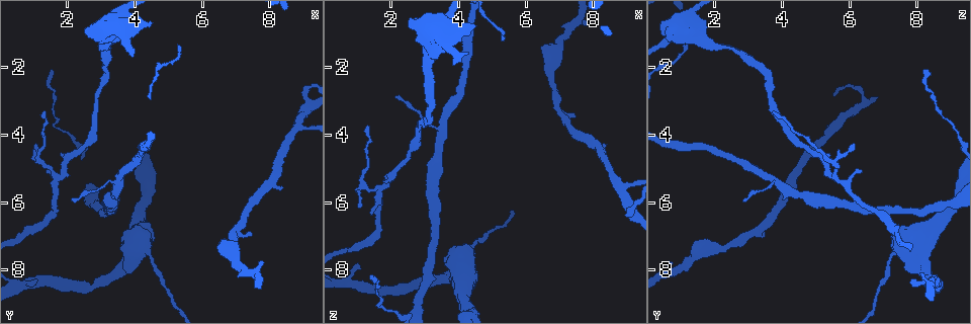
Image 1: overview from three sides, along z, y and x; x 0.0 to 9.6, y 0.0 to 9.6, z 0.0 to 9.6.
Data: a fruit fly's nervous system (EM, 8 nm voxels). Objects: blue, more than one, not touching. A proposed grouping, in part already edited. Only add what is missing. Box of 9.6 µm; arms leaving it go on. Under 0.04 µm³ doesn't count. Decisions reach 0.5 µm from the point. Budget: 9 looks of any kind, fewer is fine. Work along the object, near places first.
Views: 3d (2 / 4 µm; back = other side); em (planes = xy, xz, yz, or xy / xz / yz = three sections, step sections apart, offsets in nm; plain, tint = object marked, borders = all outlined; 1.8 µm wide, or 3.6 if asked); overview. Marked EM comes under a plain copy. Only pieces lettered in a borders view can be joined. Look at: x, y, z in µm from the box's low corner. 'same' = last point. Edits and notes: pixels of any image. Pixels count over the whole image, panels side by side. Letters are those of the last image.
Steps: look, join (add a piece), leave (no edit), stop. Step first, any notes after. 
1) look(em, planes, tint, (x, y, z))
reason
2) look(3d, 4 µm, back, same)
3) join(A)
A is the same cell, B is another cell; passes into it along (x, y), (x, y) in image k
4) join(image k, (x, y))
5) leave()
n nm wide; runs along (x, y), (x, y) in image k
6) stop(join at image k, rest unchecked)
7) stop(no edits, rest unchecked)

look(em, xy, step 16, borders, (1.20, 3.35, 3.75))
thin end

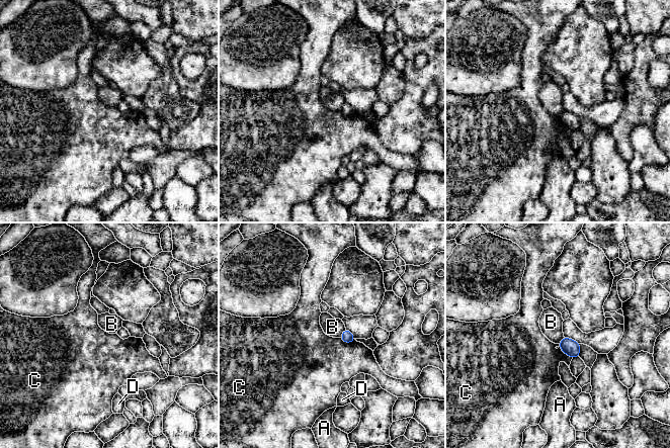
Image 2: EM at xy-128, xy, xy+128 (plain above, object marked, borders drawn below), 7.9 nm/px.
look(em, planes, borders, same)
cut it another way

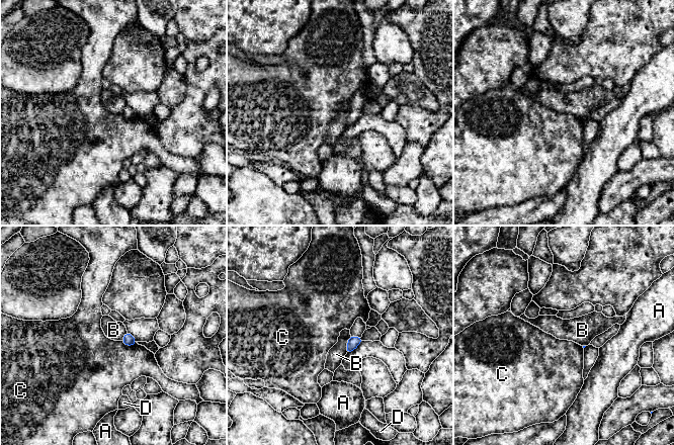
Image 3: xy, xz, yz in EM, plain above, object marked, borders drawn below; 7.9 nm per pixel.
leave()
A, B, C and D are other cells; border along (350, 335), (345, 353) in image 3; no lettered piece goes on from it

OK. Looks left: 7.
look(em, yz, step 8, borders, (4.45, 0.70, 0.70))
an open end

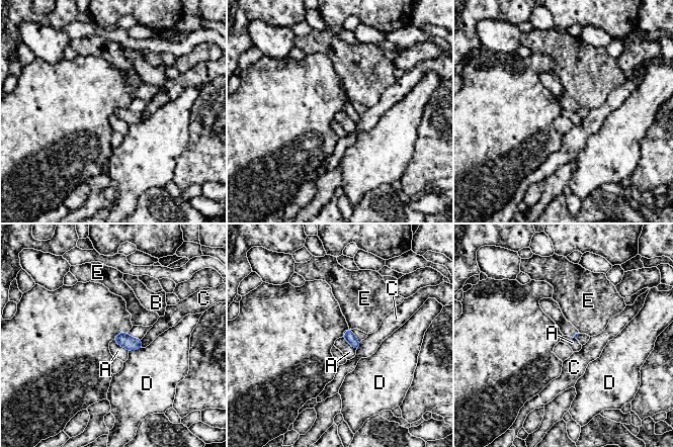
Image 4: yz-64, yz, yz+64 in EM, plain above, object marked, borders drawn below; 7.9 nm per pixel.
look(em, planes, borders, same)

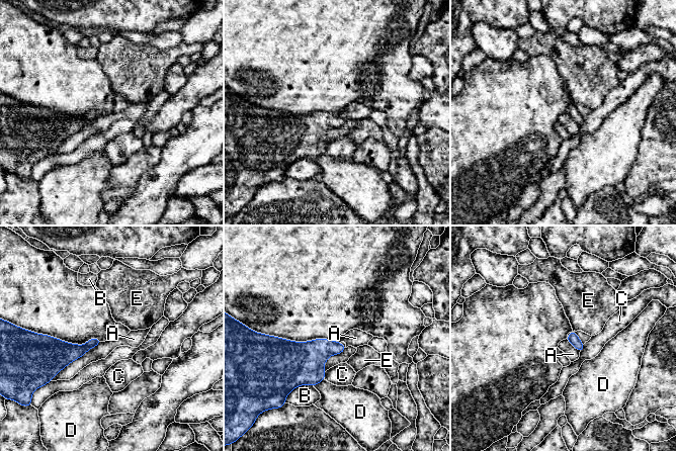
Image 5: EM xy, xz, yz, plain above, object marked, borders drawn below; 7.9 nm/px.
leave()
A, B, C, D and E are other cells; no lettered piece goes on from it

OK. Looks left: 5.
look(em, yz, step 16, tint, (4.45, 7.65, 7.30))
sudden change in width

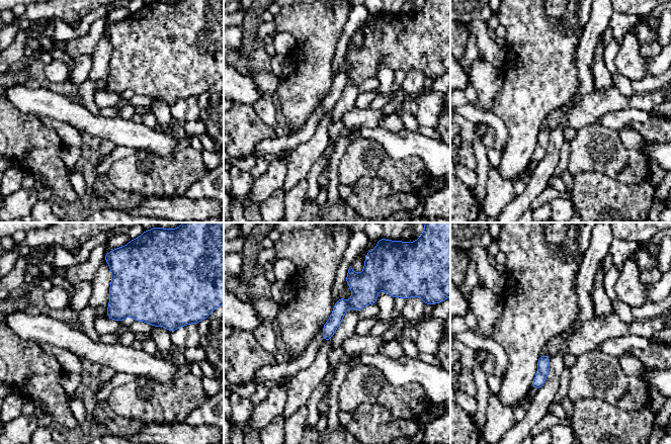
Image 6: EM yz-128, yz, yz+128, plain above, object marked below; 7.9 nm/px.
look(em, planes, tint, same)
cut it another way

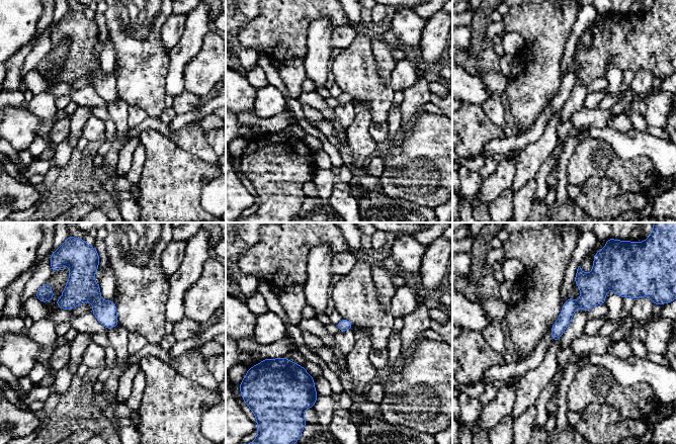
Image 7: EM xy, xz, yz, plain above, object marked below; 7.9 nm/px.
look(em, planes, borders, same)

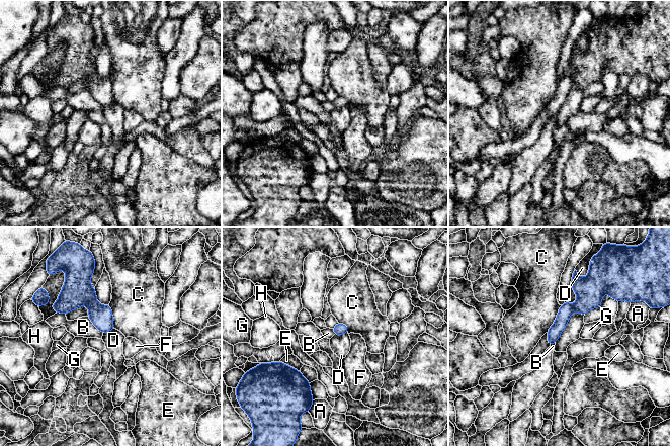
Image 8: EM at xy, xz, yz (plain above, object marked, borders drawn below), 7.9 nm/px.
leave()
90 nm wide; A, B, C, D, E, F, G and H are other cells; no lettered piece goes on from it

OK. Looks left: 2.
stop(no edits, rest unchecked)

